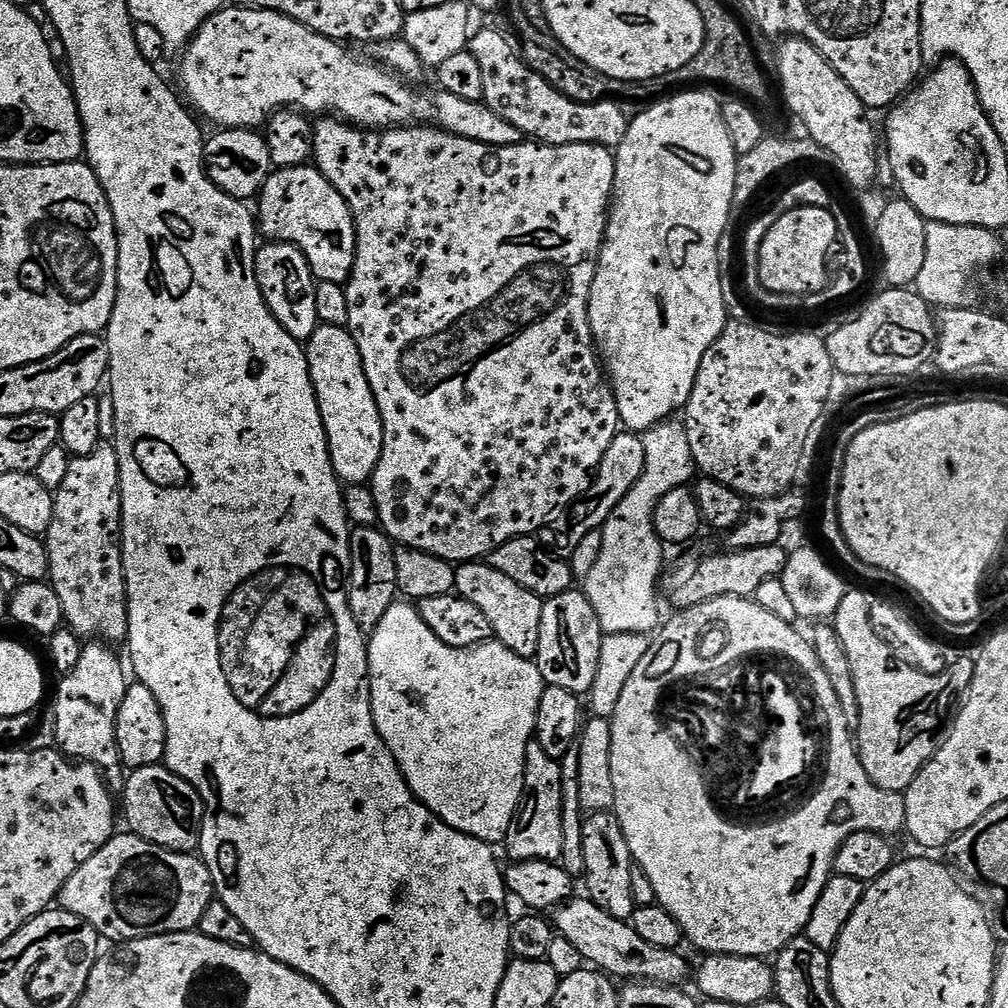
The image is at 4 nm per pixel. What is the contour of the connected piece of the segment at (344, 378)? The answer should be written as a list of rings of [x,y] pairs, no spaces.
[[[321,324],[306,342],[308,353],[308,369],[314,386],[314,394],[318,398],[318,410],[322,414],[322,426],[326,430],[328,449],[336,476],[345,485],[368,484],[374,470],[378,466],[378,458],[382,458],[382,418],[378,410],[378,402],[370,390],[370,382],[366,378],[366,370],[362,366],[362,354],[358,354],[358,346],[347,328]]]

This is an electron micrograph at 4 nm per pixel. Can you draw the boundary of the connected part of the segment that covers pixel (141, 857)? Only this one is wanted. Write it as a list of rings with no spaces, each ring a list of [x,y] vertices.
[[[135,834],[120,835],[113,835],[106,846],[86,858],[86,862],[82,862],[82,866],[70,874],[58,897],[59,907],[70,914],[78,914],[84,923],[92,924],[105,941],[127,942],[158,934],[193,931],[199,925],[202,914],[206,914],[206,906],[210,906],[214,899],[210,870],[204,861],[190,852],[175,852],[154,846]]]

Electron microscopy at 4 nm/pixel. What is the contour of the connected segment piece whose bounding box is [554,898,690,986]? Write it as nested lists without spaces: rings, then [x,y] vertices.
[[[573,898],[567,904],[561,904],[554,912],[554,928],[593,969],[609,977],[621,976],[624,982],[651,982],[669,986],[683,985],[683,980],[690,976],[690,964],[683,960],[676,950],[662,950],[650,946],[632,928],[627,920],[619,920],[606,910],[598,907],[591,898]]]

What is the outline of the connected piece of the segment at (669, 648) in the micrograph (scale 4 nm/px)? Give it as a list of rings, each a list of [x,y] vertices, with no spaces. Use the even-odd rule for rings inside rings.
[[[723,596],[722,598],[714,598],[710,602],[699,604],[698,606],[690,606],[672,615],[676,616],[670,617],[669,620],[667,617],[663,621],[659,631],[651,637],[649,649],[643,655],[642,662],[639,662],[638,666],[635,667],[634,674],[631,674],[630,678],[627,679],[626,686],[623,687],[622,696],[618,699],[617,709],[614,710],[614,714],[610,719],[612,725],[610,774],[614,774],[614,802],[616,803],[614,815],[616,821],[622,826],[622,834],[630,846],[630,854],[634,863],[642,866],[642,870],[646,870],[646,878],[650,878],[651,884],[654,885],[656,903],[672,915],[674,922],[678,922],[678,926],[682,926],[684,939],[689,945],[692,943],[694,947],[701,948],[701,953],[704,954],[772,958],[775,957],[776,953],[781,952],[790,941],[795,940],[797,936],[801,935],[804,927],[810,922],[810,913],[814,911],[814,902],[818,902],[818,894],[822,894],[822,890],[826,886],[829,876],[833,875],[832,863],[838,854],[838,846],[842,846],[842,842],[846,842],[846,838],[850,838],[850,834],[854,834],[855,832],[878,832],[881,836],[892,838],[895,837],[895,832],[903,833],[905,831],[904,819],[906,818],[906,810],[904,809],[904,798],[899,792],[882,790],[878,786],[874,786],[874,782],[870,782],[870,774],[866,774],[866,770],[860,761],[858,745],[855,739],[853,739],[853,729],[848,727],[846,714],[842,714],[842,706],[838,702],[838,694],[834,694],[834,686],[830,686],[830,678],[826,678],[826,670],[822,670],[822,662],[816,661],[816,651],[812,649],[807,639],[800,640],[799,634],[792,632],[796,631],[793,625],[782,622],[782,618],[777,618],[775,614],[769,614],[768,611],[762,610],[762,606],[758,606],[755,599],[747,596]],[[708,640],[713,640],[720,647],[716,653],[712,653],[709,656]],[[714,662],[724,664],[724,668],[728,668],[728,672],[724,672],[724,680],[716,680],[716,684],[720,684],[720,688],[660,688],[660,684],[664,684],[664,680],[672,680],[672,676],[684,676],[684,672],[693,672],[695,668],[714,666]]]

